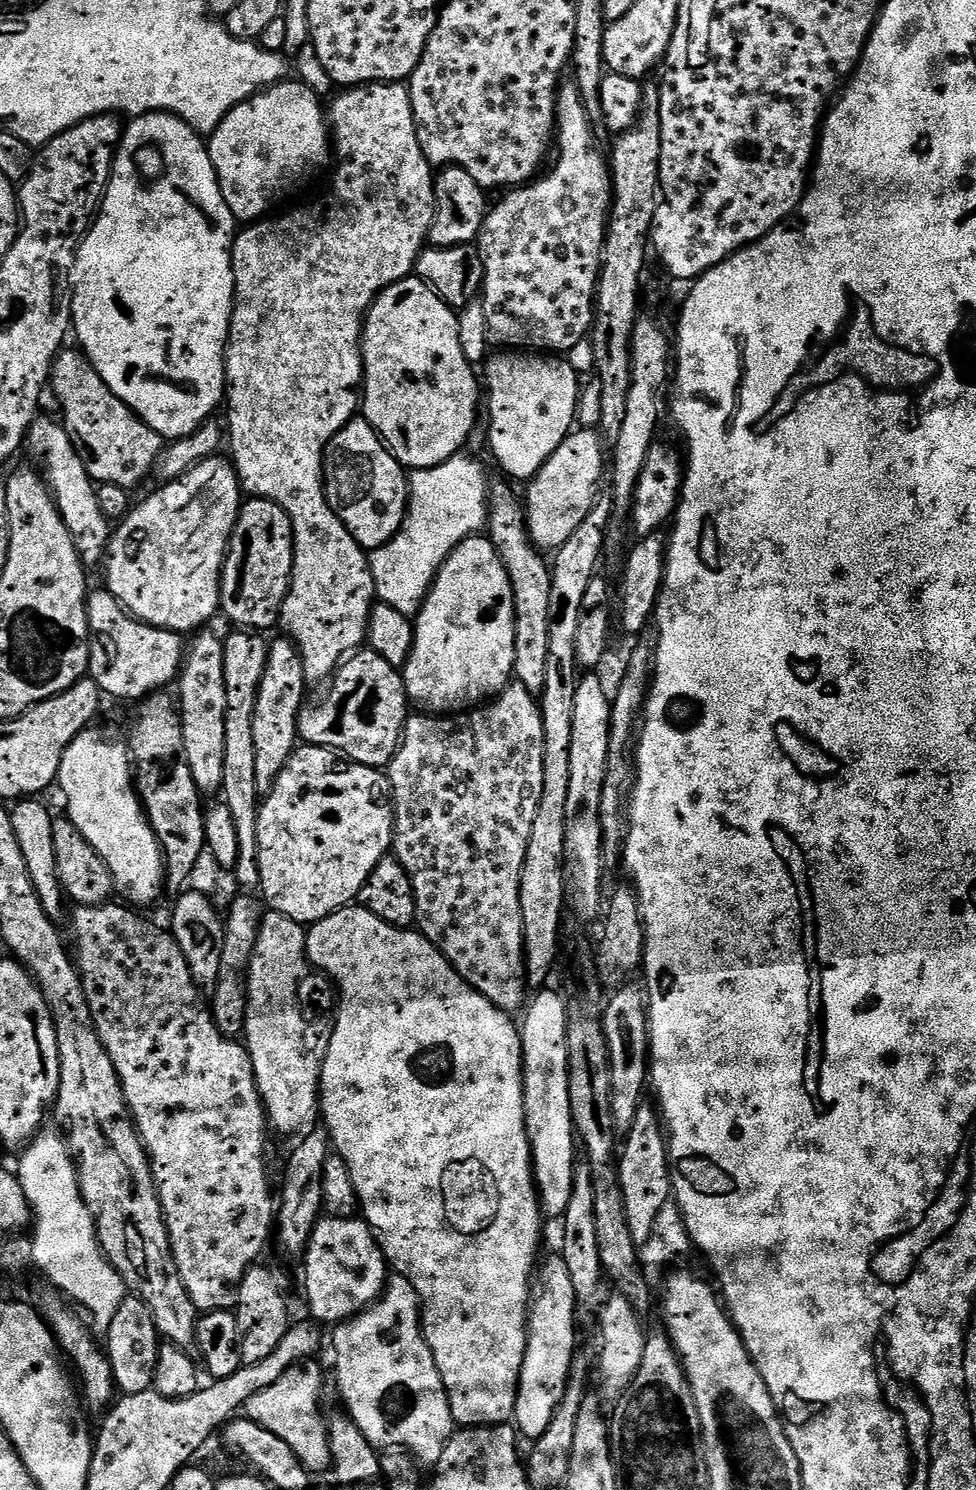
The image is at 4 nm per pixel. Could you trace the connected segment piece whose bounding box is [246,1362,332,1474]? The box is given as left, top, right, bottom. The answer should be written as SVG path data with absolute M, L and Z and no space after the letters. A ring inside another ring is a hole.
M316 1362L297 1364L291 1372L287 1372L262 1394L254 1394L246 1406L247 1419L258 1426L270 1430L270 1434L278 1434L282 1442L298 1454L301 1465L310 1474L329 1471L332 1468L332 1455L328 1441L328 1420L320 1409L320 1395L324 1392L324 1372Z

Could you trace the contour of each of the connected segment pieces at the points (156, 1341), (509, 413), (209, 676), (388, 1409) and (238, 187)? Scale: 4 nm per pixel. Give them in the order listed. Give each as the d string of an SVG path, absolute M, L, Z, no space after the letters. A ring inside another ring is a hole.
M125 1295L122 1306L118 1306L118 1314L114 1314L114 1322L106 1329L106 1351L112 1373L116 1379L116 1387L125 1396L142 1394L149 1391L156 1382L156 1367L160 1358L162 1337L150 1314L150 1306L137 1296Z
M552 354L500 355L504 356L493 355L486 364L486 412L488 408L492 415L492 448L496 451L496 460L504 464L508 460L508 452L536 452L532 456L533 465L545 464L573 431L576 407L580 404L581 377L568 365L567 359Z
M200 630L191 637L182 661L178 685L178 707L184 727L184 749L190 774L205 797L221 791L226 778L226 670L224 641L218 635Z
M393 1275L377 1300L380 1300L377 1304L353 1315L349 1319L353 1320L342 1325L336 1337L330 1340L330 1344L336 1347L336 1380L348 1407L345 1408L347 1415L351 1416L358 1430L366 1434L373 1448L407 1450L421 1465L435 1466L442 1458L444 1445L452 1436L454 1421L442 1374L434 1362L430 1346L424 1341L420 1297L405 1276Z
M288 78L257 92L249 100L230 110L224 121L211 132L207 141L208 153L214 162L226 206L230 206L237 221L255 222L267 217L268 207L287 188L294 187L304 175L314 175L327 162L328 156L330 160L330 124L326 119L325 105L323 108L320 100L321 97L299 79Z

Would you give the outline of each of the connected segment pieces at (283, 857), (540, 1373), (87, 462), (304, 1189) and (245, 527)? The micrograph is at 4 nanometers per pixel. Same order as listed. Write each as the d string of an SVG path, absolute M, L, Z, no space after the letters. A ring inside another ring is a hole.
M317 744L297 747L288 760L288 764L282 770L282 774L276 779L270 794L263 797L260 805L260 817L258 818L258 862L260 863L260 887L259 891L264 892L263 899L268 899L267 907L273 912L284 915L287 919L303 926L317 924L319 920L326 919L332 913L347 908L359 897L366 878L382 862L384 857L389 855L392 847L392 831L394 830L394 805L392 803L392 787L387 775L379 768L371 768L365 764L354 764L347 759L338 758L337 753L331 748L319 748Z
M556 1254L539 1269L530 1300L528 1345L524 1365L520 1371L520 1384L516 1387L515 1427L519 1435L535 1442L552 1428L554 1414L568 1389L572 1363L578 1351L576 1345L576 1308L574 1282L570 1282L570 1270L566 1270L563 1255ZM540 1276L540 1281L539 1280ZM537 1283L537 1284L536 1284Z
M61 351L56 357L50 377L50 392L52 388L57 402L64 407L64 428L70 439L76 441L76 449L92 481L135 490L151 472L157 471L166 441L106 386L102 374L98 374L83 351L68 351Z
M308 1140L288 1160L284 1168L284 1193L278 1196L278 1240L284 1243L288 1252L307 1253L312 1243L312 1232L316 1223L322 1219L324 1212L324 1167L330 1155L327 1143L319 1144L316 1140Z
M248 498L243 501L232 540L228 543L228 556L224 559L224 572L220 575L220 606L223 615L233 620L240 630L264 630L276 628L280 623L280 611L288 588L292 585L292 563L296 553L296 535L292 532L290 514L282 505L272 500Z

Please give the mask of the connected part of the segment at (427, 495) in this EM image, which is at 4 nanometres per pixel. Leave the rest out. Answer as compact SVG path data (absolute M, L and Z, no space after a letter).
M457 454L451 456L446 462L442 462L433 468L417 468L410 476L410 495L408 497L408 513L404 516L404 524L398 530L398 534L388 544L383 544L380 548L375 549L371 553L370 563L372 566L372 577L376 583L376 595L379 603L389 604L394 606L394 610L402 610L402 614L413 618L419 616L420 608L424 605L424 599L428 597L428 591L432 588L432 583L436 581L436 576L440 573L440 568L450 558L453 550L462 543L463 540L468 540L471 536L477 535L487 525L490 515L490 483L488 484L488 476L484 473L484 468L476 460L471 460L465 454Z

